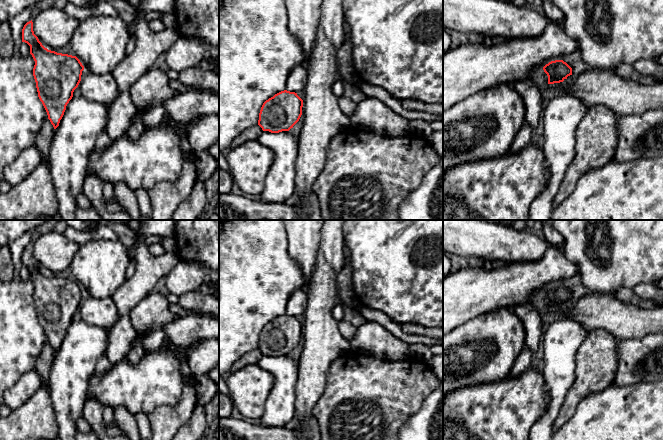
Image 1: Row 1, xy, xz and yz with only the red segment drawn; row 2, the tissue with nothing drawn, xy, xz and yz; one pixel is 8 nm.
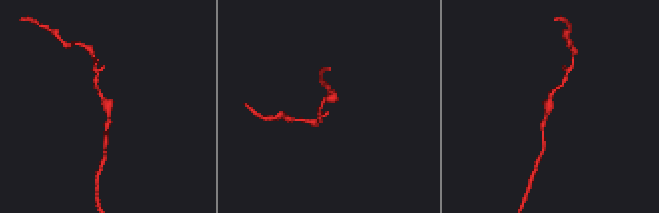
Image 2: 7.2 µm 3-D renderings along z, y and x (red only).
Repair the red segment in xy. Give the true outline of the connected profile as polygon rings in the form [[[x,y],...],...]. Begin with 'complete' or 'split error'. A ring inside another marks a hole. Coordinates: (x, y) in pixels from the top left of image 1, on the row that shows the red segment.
complete; [[[32,20],[22,29],[22,42],[30,46],[30,54],[35,61],[33,76],[38,97],[56,129],[81,81],[84,66],[76,56],[45,48],[34,34]]]

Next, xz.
complete; [[[281,91],[263,103],[258,125],[271,133],[289,131],[299,121],[302,107],[303,100],[297,93]]]

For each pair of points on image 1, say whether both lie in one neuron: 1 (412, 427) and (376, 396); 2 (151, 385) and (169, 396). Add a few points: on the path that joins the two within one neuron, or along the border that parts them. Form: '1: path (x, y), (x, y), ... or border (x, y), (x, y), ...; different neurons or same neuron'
1: border (421, 404), (421, 407), (399, 429); different neurons
2: path (155, 385), (158, 385), (165, 392); same neuron

